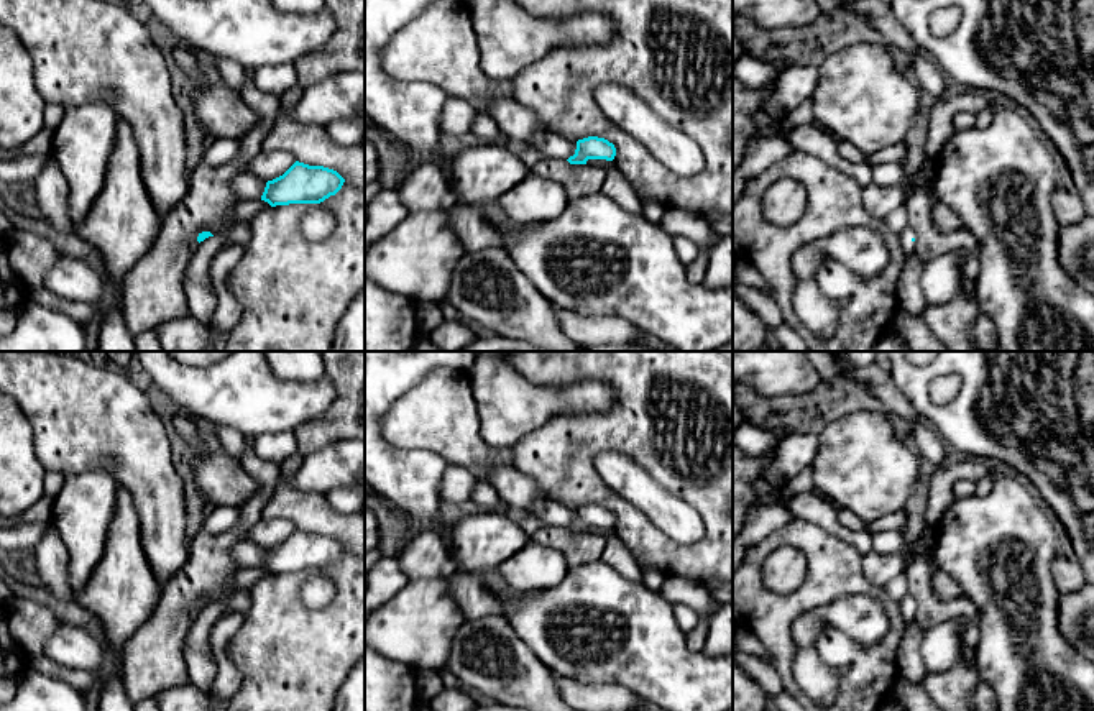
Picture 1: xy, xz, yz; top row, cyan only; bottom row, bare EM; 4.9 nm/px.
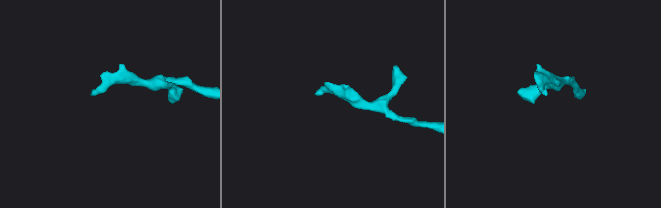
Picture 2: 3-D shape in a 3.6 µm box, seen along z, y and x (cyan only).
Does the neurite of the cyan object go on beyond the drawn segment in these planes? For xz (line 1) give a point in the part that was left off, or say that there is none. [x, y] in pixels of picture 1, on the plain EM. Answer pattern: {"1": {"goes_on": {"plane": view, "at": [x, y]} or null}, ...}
{"1": {"goes_on": null}}

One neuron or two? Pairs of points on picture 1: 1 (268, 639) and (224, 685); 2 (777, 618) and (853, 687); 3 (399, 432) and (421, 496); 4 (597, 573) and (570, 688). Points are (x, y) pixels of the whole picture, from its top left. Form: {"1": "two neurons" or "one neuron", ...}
{"1": "two neurons", "2": "one neuron", "3": "two neurons", "4": "two neurons"}

